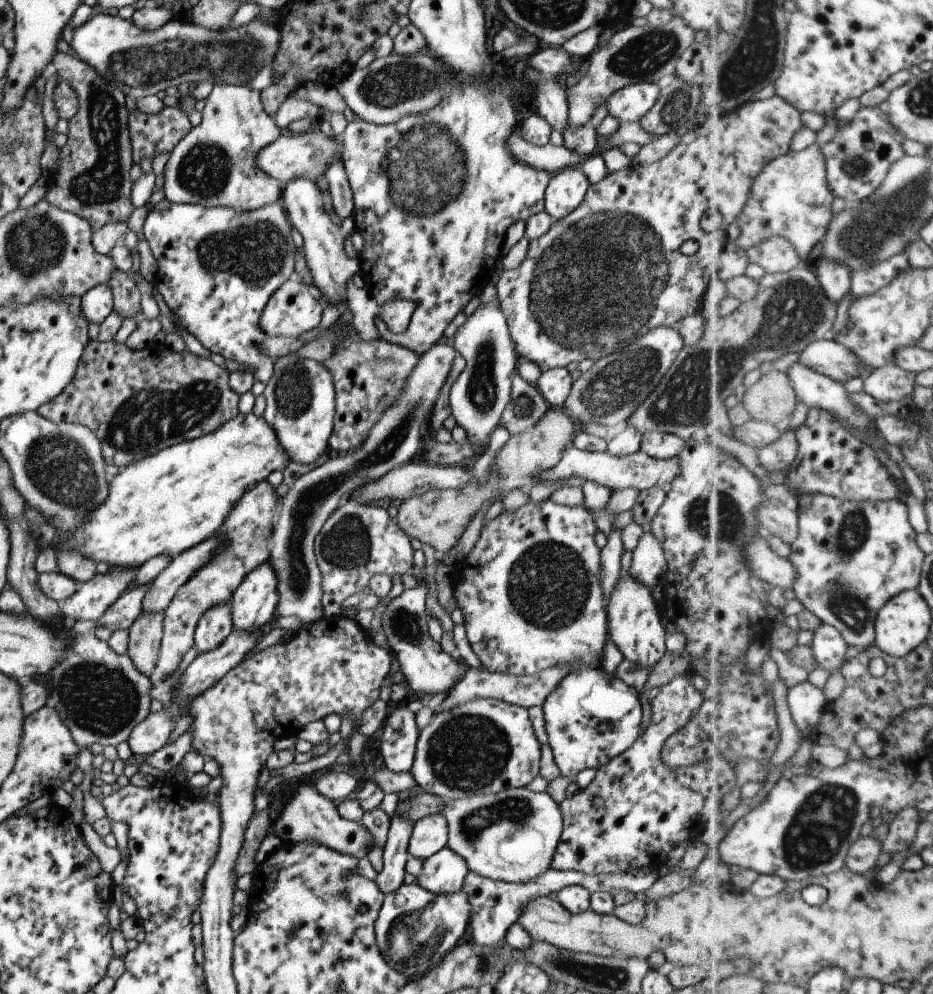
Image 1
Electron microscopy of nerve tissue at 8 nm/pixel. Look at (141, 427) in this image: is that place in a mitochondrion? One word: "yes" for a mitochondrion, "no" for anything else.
yes

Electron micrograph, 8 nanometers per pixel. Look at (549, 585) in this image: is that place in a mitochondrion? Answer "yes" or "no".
yes

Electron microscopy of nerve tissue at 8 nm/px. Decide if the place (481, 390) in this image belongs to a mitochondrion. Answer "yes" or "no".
yes

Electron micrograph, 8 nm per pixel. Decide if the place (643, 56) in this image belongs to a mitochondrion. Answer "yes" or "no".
yes

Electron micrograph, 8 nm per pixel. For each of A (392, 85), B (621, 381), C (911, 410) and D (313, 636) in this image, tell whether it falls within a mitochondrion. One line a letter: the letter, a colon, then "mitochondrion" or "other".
A: mitochondrion
B: mitochondrion
C: other
D: other

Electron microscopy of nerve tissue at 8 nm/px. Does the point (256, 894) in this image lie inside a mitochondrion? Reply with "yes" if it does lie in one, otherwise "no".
no

